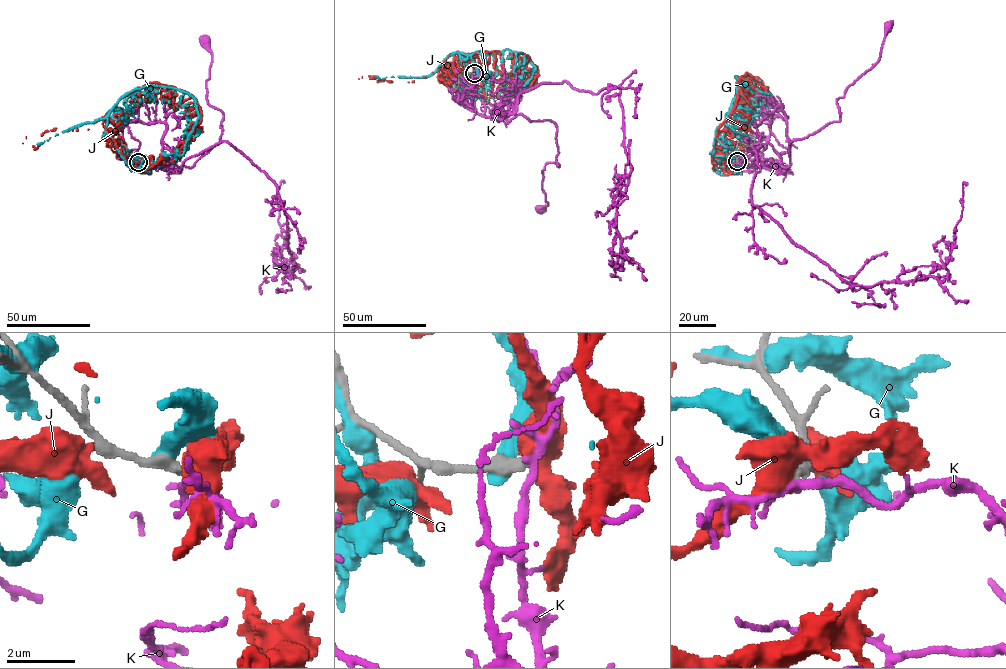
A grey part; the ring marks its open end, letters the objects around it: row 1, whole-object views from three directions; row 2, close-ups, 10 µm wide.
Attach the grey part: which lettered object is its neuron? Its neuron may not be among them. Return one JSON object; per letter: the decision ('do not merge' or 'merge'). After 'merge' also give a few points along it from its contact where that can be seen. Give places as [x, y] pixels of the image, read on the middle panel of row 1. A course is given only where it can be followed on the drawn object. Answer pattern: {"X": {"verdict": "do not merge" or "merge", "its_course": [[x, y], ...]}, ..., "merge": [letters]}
{"G": {"verdict": "do not merge"}, "J": {"verdict": "do not merge"}, "K": {"verdict": "do not merge"}, "merge": []}

